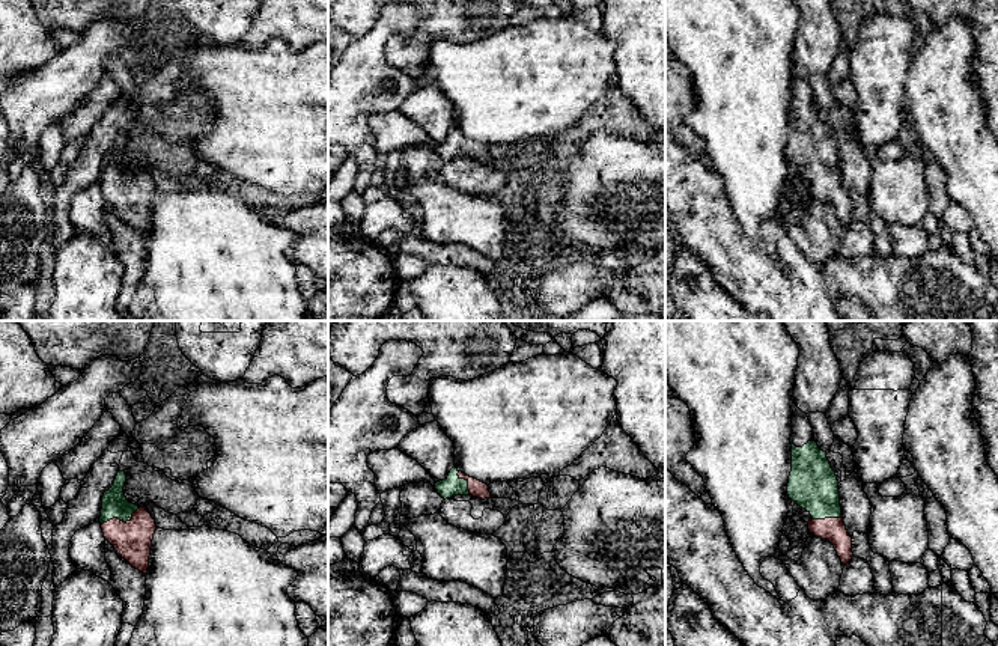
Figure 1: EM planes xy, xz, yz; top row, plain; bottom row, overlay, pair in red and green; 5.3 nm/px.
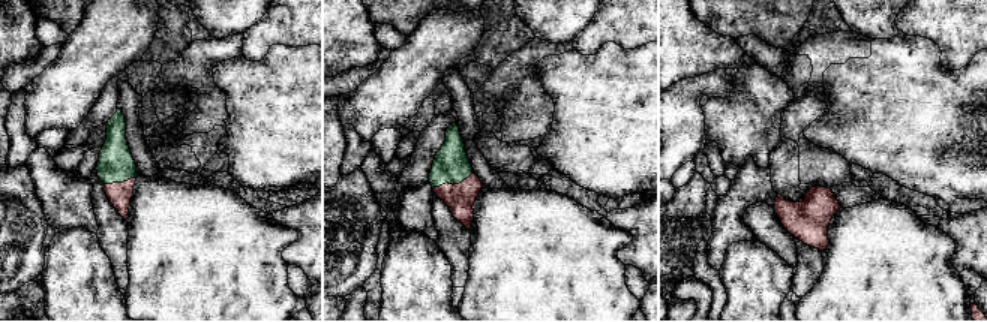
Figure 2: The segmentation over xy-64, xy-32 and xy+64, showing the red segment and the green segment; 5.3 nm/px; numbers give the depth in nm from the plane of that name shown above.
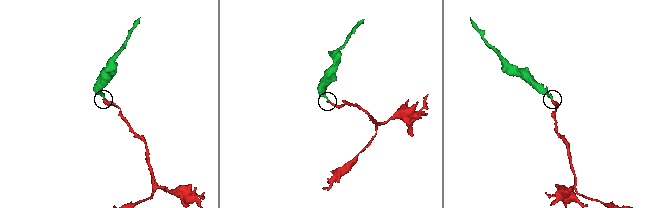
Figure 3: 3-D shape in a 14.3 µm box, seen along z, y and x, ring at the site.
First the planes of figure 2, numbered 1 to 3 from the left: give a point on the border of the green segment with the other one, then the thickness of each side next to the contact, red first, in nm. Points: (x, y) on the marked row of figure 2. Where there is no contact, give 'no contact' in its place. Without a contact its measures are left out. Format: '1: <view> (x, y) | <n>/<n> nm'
1: xy-64 (119, 183) | 130/190 nm
2: xy-32 (452, 184) | 160/190 nm
3: no contact

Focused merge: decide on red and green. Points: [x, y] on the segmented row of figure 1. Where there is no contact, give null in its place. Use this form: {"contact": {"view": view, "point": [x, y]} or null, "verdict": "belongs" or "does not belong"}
{"contact": {"view": "xy", "point": [121, 521]}, "verdict": "belongs"}

